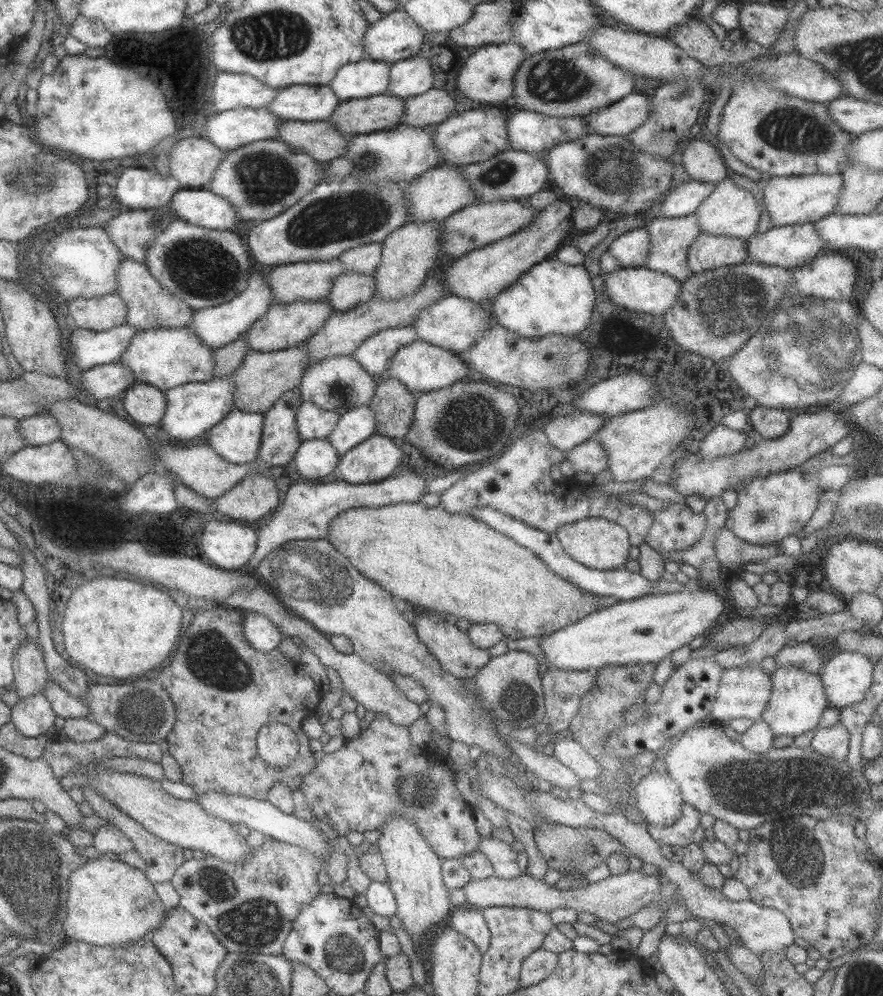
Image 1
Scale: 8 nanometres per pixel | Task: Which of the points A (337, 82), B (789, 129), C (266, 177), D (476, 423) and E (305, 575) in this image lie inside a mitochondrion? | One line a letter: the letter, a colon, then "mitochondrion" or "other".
A: other
B: mitochondrion
C: mitochondrion
D: mitochondrion
E: mitochondrion

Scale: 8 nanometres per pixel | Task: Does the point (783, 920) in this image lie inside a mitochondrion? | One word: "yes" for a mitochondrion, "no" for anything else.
no

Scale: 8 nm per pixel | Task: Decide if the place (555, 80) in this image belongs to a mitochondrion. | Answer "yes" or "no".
yes

